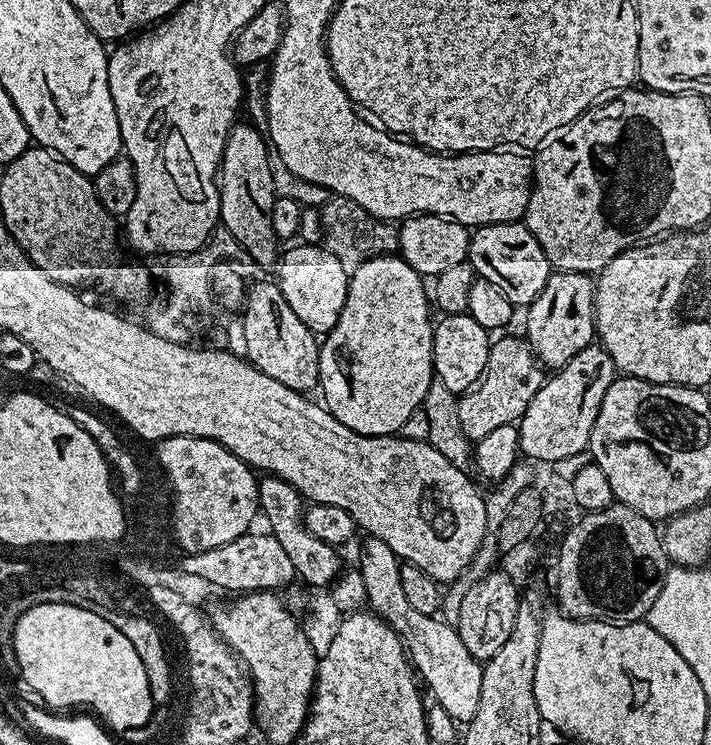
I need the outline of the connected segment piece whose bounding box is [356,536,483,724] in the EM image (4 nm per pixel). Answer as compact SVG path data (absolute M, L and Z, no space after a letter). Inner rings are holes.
M373 536L365 537L364 540L358 550L356 570L366 587L369 609L398 633L413 669L423 685L430 688L435 703L455 723L467 724L478 710L483 665L463 645L455 627L448 625L441 617L421 614L410 606L403 593L400 559L390 546Z

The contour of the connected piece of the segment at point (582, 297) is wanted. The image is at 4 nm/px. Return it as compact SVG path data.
M553 271L546 286L527 305L524 328L528 345L545 369L563 368L574 354L589 347L596 336L596 285L586 272Z

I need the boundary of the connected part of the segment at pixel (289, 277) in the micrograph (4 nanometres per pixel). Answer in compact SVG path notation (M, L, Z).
M297 243L297 248L292 248L288 253L279 257L275 265L274 283L280 288L283 298L286 298L286 305L305 323L305 325L315 334L327 334L338 322L342 314L342 306L345 302L345 296L348 293L349 272L342 268L342 263L334 258L323 246L315 244Z

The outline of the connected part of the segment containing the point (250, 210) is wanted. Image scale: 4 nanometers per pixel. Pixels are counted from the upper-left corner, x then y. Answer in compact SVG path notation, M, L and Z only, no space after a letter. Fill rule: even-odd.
M237 122L228 131L222 150L218 187L220 189L219 223L238 243L256 264L271 269L277 263L278 241L270 226L270 210L274 193L272 190L273 161L270 159L270 144L252 124Z

